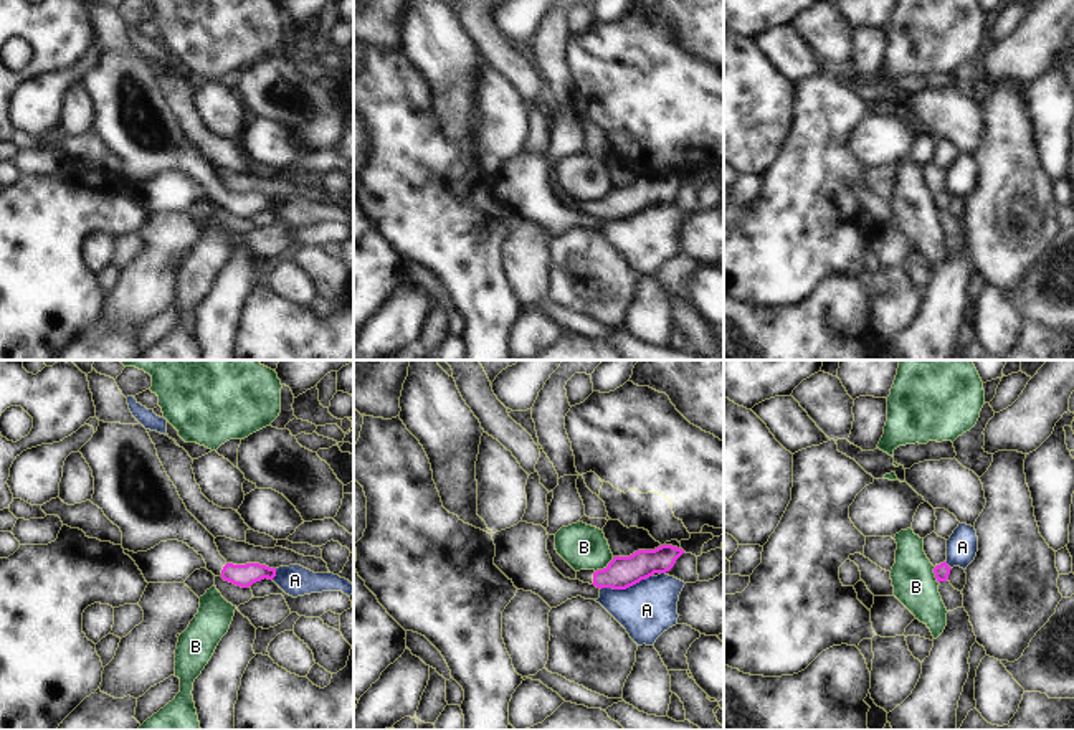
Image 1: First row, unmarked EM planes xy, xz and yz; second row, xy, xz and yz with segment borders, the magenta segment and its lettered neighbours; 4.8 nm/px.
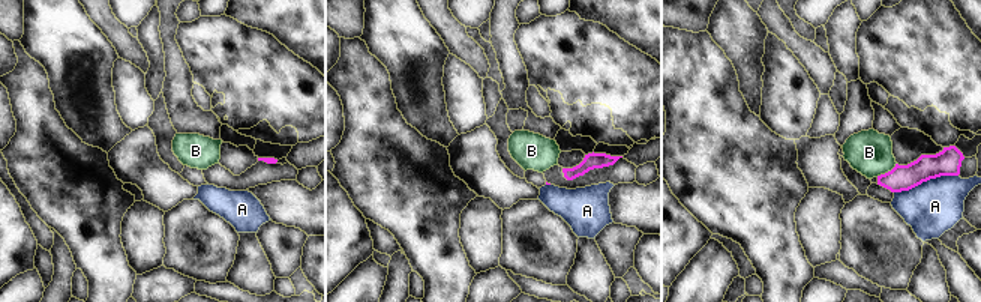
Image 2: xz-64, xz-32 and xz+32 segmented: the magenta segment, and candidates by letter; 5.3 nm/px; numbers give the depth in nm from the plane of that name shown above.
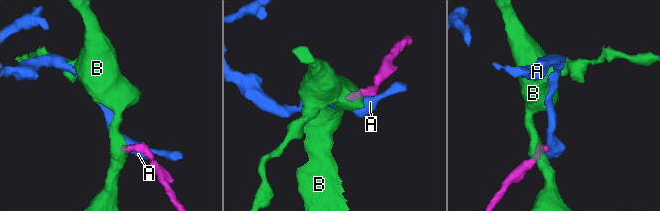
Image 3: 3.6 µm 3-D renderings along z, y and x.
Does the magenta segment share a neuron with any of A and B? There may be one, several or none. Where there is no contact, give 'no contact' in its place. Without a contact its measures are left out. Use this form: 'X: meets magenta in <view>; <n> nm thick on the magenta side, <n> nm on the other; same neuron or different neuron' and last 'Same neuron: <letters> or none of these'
A: meets magenta in xz; 160 nm thick on the magenta side, 280 nm on the other; different neuron
B: meets magenta in xz; 160 nm thick on the magenta side, 220 nm on the other; different neuron
Same neuron: none of these

